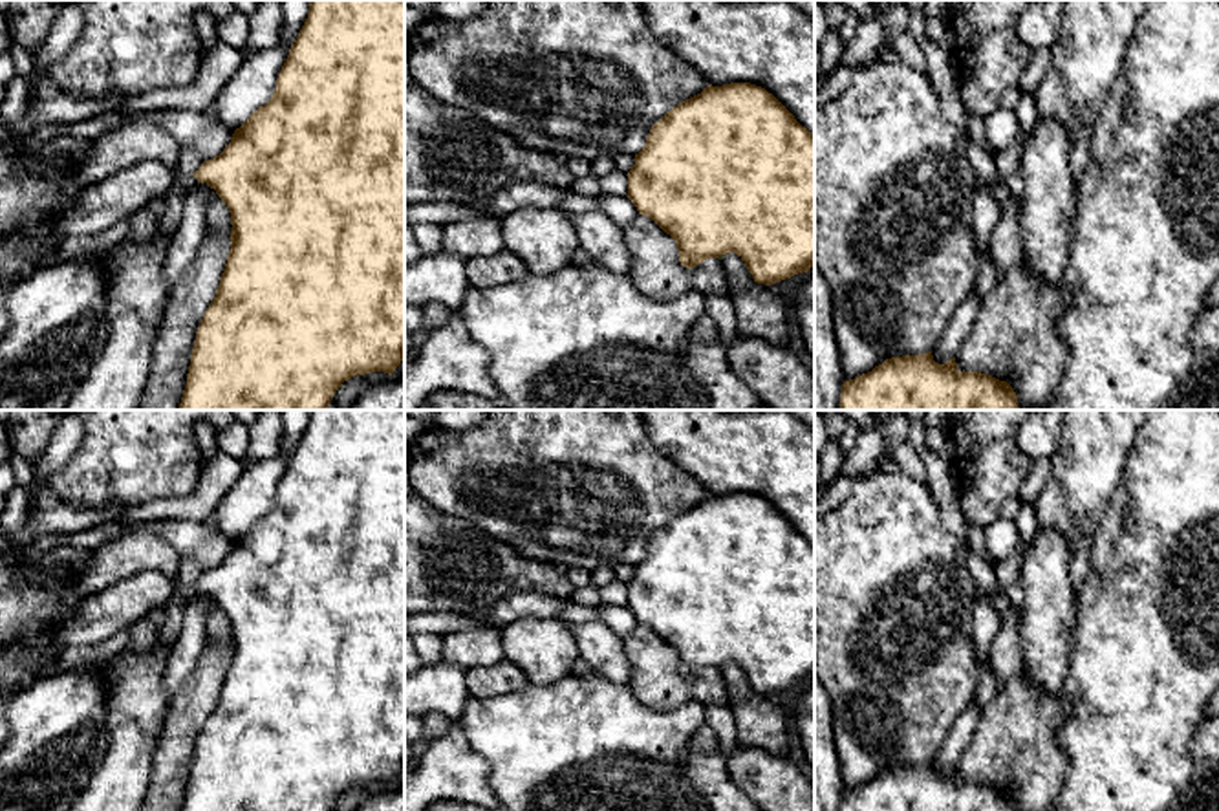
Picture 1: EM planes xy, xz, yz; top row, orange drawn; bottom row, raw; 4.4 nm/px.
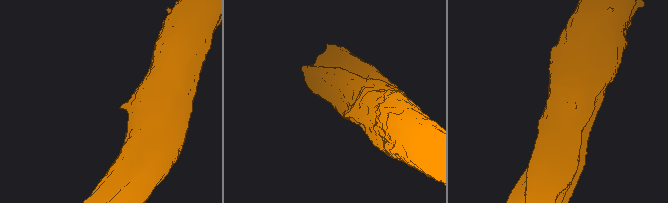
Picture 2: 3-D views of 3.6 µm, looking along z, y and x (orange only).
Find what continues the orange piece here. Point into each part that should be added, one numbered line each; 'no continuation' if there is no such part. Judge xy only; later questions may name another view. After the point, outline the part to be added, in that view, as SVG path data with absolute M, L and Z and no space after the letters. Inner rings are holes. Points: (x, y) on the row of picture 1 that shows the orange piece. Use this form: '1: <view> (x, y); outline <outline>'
1: xy (189, 183); outline M174 176L170 187L165 192L156 194L145 207L148 207L157 218L161 218L170 189L183 189L187 192L192 192L198 185L200 181L194 176Z

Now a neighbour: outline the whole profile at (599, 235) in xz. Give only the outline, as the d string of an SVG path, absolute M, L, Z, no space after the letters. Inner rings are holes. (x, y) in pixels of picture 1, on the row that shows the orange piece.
M600 209L584 214L571 214L571 223L578 236L578 245L599 265L613 273L630 273L630 251L622 236L622 227Z

